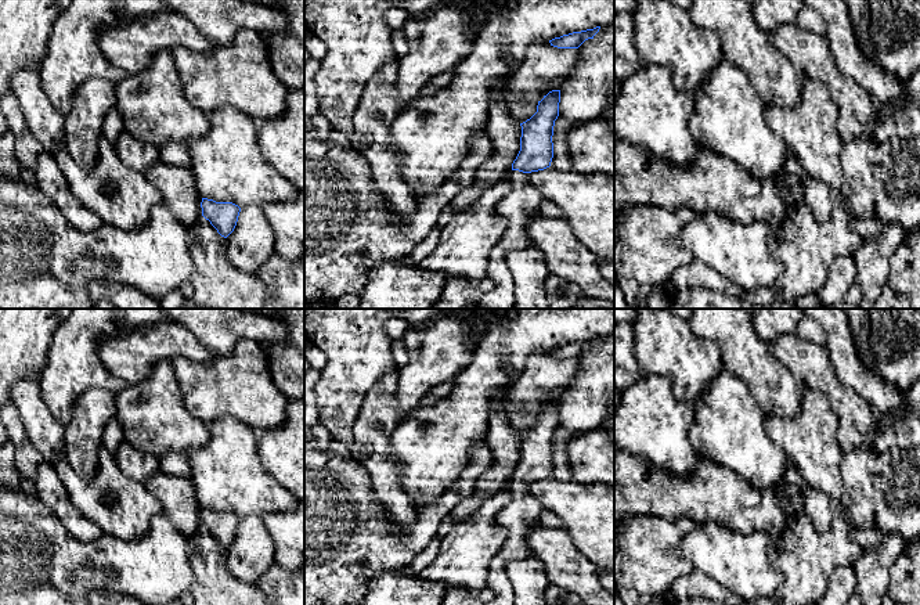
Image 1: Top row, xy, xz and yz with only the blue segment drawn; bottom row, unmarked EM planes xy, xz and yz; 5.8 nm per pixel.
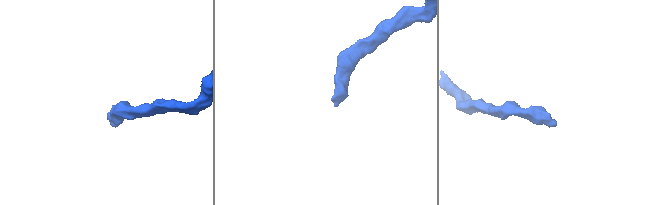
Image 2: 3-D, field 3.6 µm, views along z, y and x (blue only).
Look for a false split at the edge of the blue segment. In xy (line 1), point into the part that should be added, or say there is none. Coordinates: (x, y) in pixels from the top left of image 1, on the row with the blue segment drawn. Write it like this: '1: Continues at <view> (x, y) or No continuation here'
1: No continuation here

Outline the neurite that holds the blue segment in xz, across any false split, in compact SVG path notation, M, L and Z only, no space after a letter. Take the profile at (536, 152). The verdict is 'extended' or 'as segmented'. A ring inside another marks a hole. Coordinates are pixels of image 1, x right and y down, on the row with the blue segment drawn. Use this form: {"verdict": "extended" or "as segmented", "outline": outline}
{"verdict": "extended", "outline": "M560 90L549 91L538 101L537 112L520 123L520 151L508 173L510 191L495 205L495 215L509 220L501 241L490 252L487 277L495 282L495 287L479 299L476 309L515 309L515 281L506 256L510 251L524 249L530 244L524 223L538 209L544 197L528 183L527 174L551 166L559 102Z"}

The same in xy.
{"verdict": "as segmented", "outline": "M202 198L202 216L210 222L217 233L227 238L235 228L241 208L232 202L216 202Z"}

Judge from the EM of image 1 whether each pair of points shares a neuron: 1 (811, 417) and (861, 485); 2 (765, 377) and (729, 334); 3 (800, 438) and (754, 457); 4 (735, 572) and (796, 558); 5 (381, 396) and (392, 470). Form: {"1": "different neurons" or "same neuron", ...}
{"1": "different neurons", "2": "same neuron", "3": "different neurons", "4": "different neurons", "5": "same neuron"}

